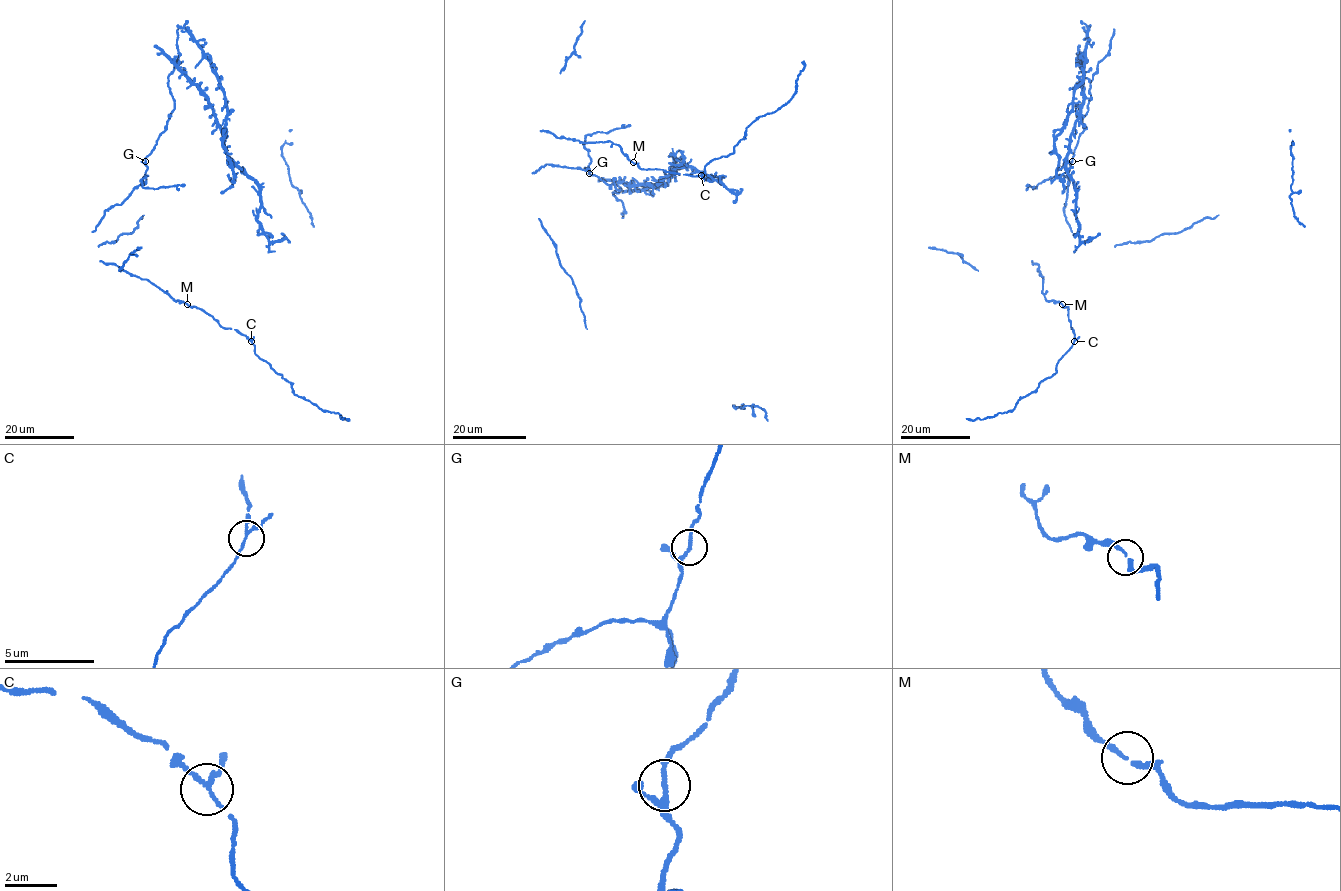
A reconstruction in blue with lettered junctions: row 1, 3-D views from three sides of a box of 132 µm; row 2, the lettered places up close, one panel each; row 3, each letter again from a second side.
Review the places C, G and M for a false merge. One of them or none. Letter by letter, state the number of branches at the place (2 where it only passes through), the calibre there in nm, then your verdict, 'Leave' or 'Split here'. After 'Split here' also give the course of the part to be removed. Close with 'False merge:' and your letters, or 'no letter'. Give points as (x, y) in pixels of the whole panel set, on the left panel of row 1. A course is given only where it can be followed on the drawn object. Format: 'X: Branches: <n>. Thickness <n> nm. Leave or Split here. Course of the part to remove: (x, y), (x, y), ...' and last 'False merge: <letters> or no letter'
C: Branches: 3. Thickness 140 nm. Leave
G: Branches: 3. Thickness 170 nm. Leave
M: Branches: 2. Thickness 160 nm. Leave
False merge: no letter

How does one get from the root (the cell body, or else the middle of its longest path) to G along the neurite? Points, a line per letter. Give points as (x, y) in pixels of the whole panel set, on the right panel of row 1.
G: (1068, 194), (1068, 174), (1072, 161)

